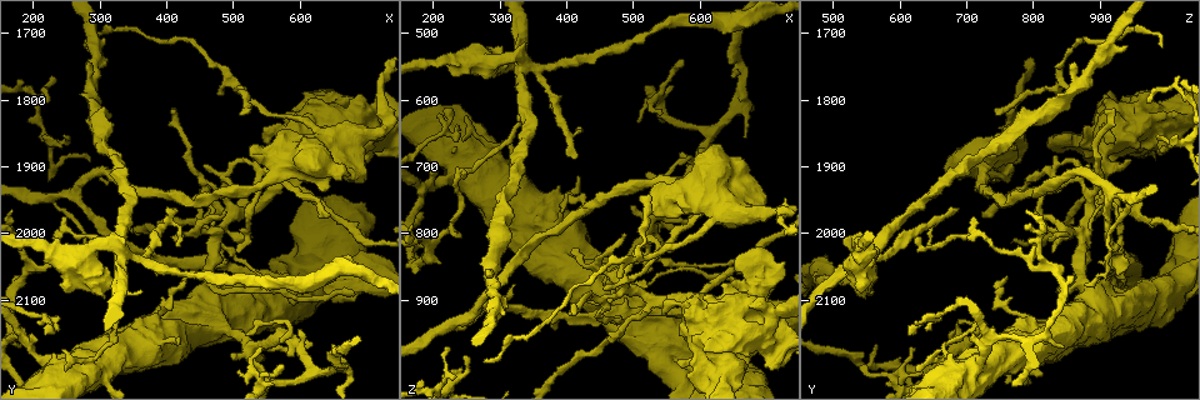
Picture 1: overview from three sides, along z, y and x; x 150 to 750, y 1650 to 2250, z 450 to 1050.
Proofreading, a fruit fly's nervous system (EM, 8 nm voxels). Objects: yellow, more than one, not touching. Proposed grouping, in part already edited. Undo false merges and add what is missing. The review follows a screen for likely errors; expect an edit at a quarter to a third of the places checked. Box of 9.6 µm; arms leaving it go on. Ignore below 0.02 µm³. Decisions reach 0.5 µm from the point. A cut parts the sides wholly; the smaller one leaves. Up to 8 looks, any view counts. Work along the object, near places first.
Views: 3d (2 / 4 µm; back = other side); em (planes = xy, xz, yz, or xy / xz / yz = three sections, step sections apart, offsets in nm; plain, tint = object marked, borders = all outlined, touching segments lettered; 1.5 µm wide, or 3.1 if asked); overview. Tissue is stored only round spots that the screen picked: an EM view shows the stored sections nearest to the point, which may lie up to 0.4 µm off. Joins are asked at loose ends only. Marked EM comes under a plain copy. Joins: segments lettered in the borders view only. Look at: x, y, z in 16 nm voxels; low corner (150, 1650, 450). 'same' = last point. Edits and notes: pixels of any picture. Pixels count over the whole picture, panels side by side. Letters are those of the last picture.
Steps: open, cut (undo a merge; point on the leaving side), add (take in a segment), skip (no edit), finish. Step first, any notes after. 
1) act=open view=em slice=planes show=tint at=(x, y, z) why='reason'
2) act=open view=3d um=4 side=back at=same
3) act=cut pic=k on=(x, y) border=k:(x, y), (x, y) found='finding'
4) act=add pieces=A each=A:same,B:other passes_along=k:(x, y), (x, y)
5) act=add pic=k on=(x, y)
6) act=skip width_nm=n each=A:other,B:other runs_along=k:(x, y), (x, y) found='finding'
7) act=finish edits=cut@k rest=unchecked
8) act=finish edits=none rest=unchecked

act=open view=em slice=planes show=borders at=(335, 2030, 545) why='sharp bend'

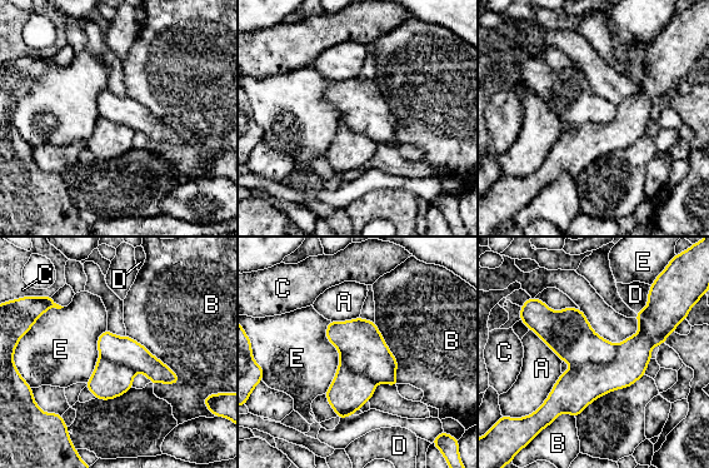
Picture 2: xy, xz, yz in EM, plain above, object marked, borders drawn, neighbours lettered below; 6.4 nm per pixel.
act=cut pic=2 on=(577, 388) each=A:other,B:other,C:other,D:other,E:other found='two neurons meet here'

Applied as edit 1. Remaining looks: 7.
act=open view=3d um=4 at=(530, 1880, 735) why='an open end'

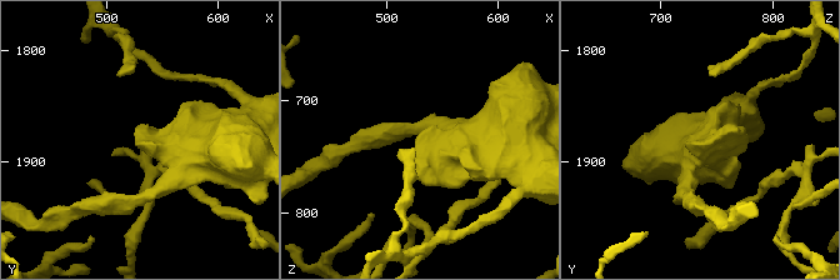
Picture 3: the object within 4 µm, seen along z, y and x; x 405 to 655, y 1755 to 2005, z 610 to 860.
act=open view=em slice=xz step=8 show=tint at=(526, 1880, 734)

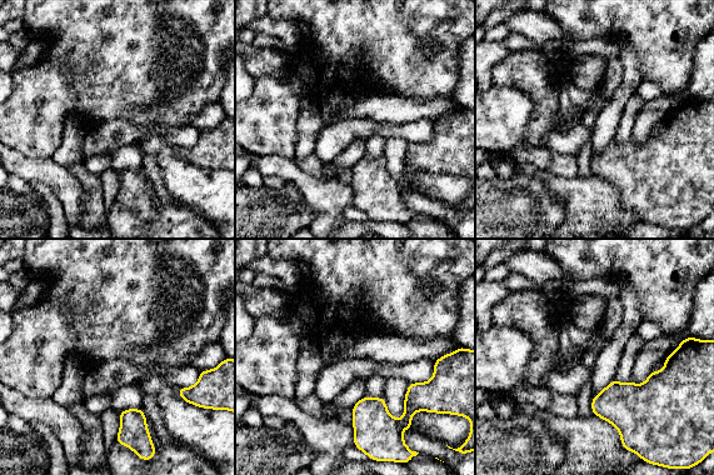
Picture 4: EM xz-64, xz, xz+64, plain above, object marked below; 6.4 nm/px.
act=open view=em slice=planes show=borders at=same

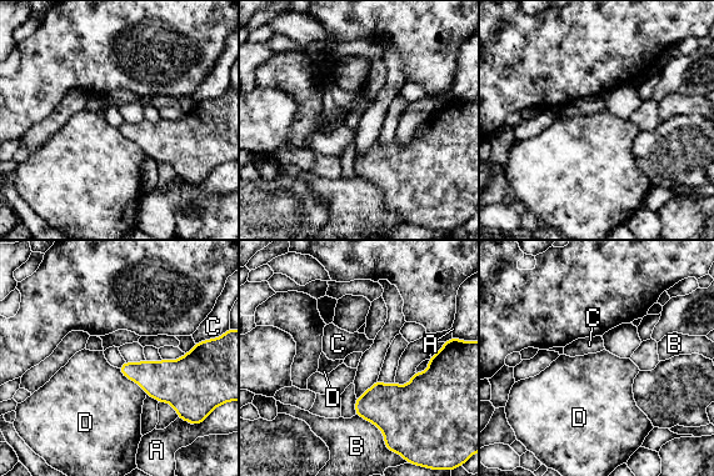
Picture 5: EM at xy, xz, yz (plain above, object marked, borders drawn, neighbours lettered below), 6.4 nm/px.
act=skip each=A:other,B:other,C:other,D:other border=5:(118, 369), (146, 394) found='no lettered segment goes on from it'

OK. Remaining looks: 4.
act=open view=em um=3.1 slice=xy step=8 show=tint at=(625, 1830, 1015) why='abrupt turn'

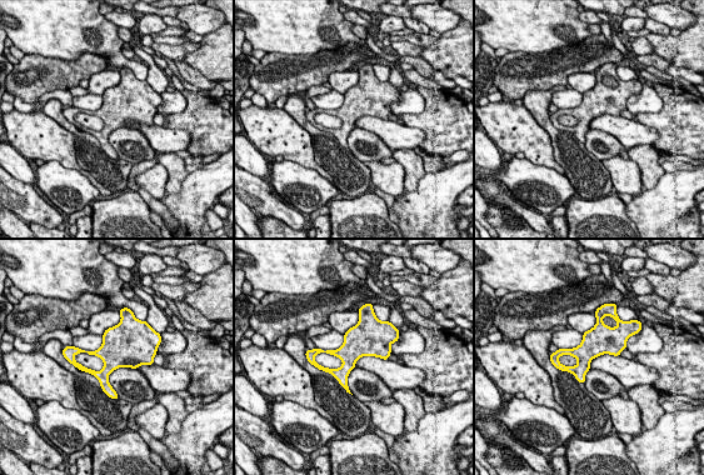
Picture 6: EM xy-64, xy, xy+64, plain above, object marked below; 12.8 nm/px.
act=open view=em um=3.1 slice=xy step=8 show=borders at=same why='what lies round it'

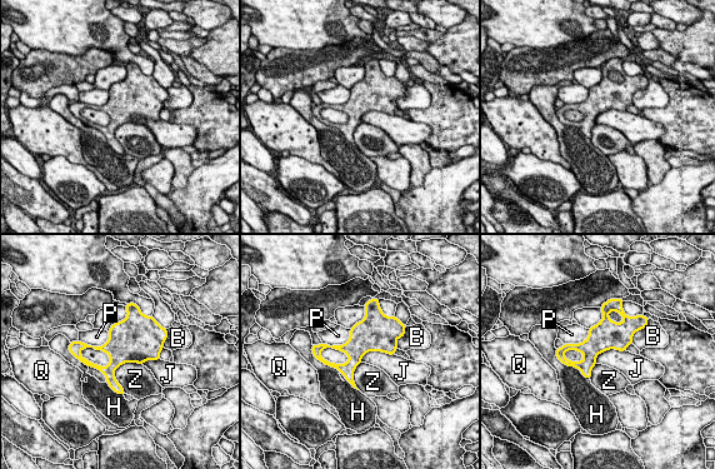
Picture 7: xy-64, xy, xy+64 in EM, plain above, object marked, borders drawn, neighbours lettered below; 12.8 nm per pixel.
act=skip width_nm=240 each=B:other,H:other,J:other,P:other,Q:other,Z:other border=7:(394, 355), (368, 352), (360, 362) found='all the same neuron'

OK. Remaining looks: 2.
act=finish edits=cut@2 rest=unchecked

